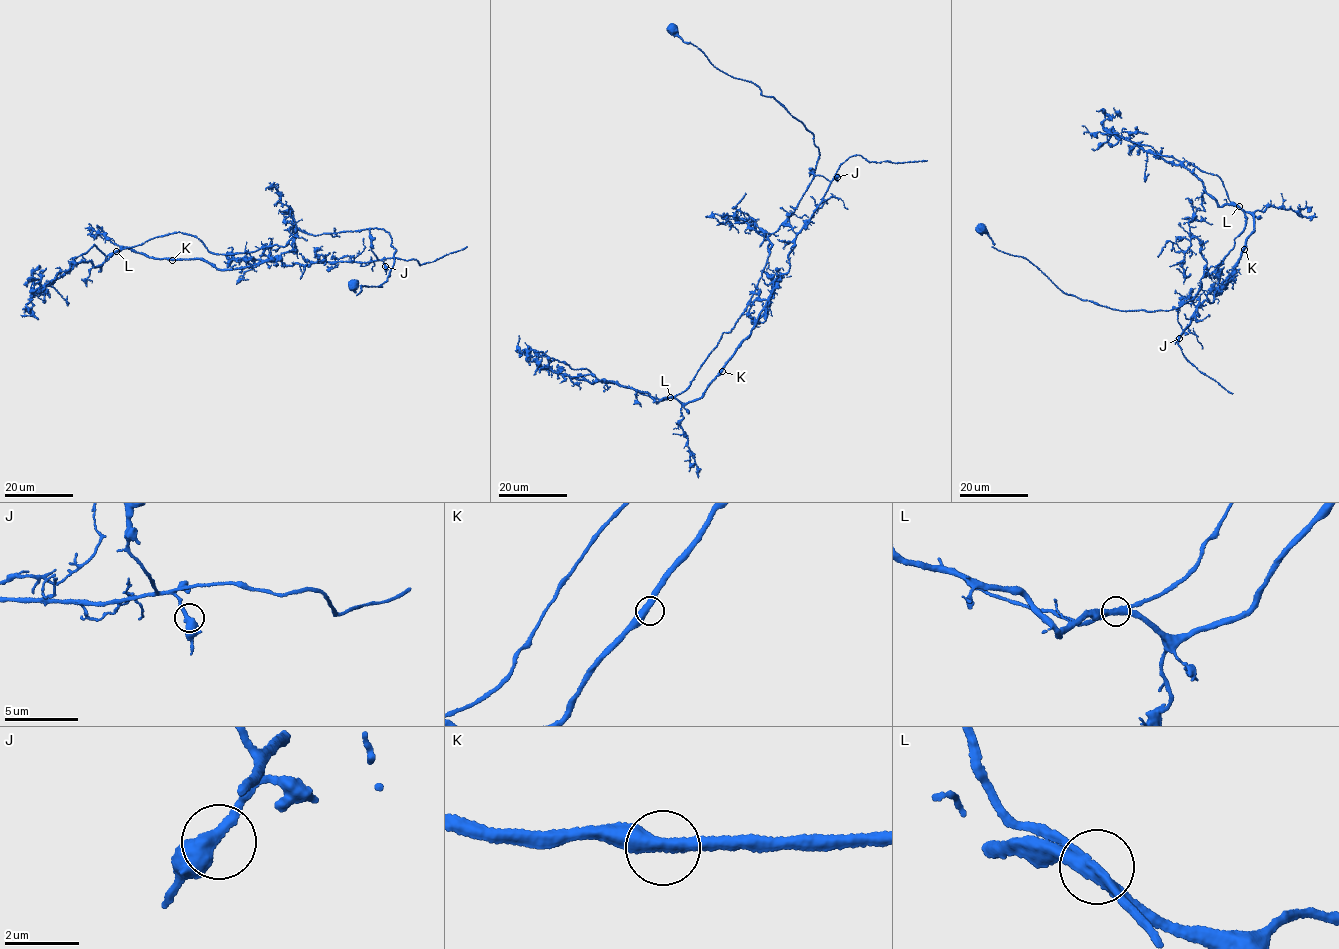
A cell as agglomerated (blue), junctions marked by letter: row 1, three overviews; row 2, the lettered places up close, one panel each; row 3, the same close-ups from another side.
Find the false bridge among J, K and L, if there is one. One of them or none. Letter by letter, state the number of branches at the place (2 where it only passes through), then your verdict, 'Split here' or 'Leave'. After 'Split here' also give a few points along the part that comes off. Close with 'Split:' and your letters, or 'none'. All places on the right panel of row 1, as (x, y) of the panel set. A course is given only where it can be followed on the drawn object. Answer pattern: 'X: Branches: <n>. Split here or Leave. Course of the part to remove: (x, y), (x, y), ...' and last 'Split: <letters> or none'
J: Branches: 2. Leave
K: Branches: 2. Leave
L: Branches: 2. Split here. Course of the part to remove: (1238, 206), (1246, 224), (1216, 270), (1206, 276), (1206, 267), (1195, 298), (1149, 312), (1068, 295), (979, 228)
Split: L

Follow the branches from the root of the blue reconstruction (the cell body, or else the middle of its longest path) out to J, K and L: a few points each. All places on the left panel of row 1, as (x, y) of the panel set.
J: (353, 285), (386, 281), (387, 231), (298, 229), (270, 245), (290, 266), (385, 266)
K: (353, 285), (386, 281), (387, 231), (298, 229), (244, 268), (172, 260)
L: (353, 285), (386, 281), (387, 231), (298, 229), (284, 246), (227, 254), (176, 232), (116, 251)

